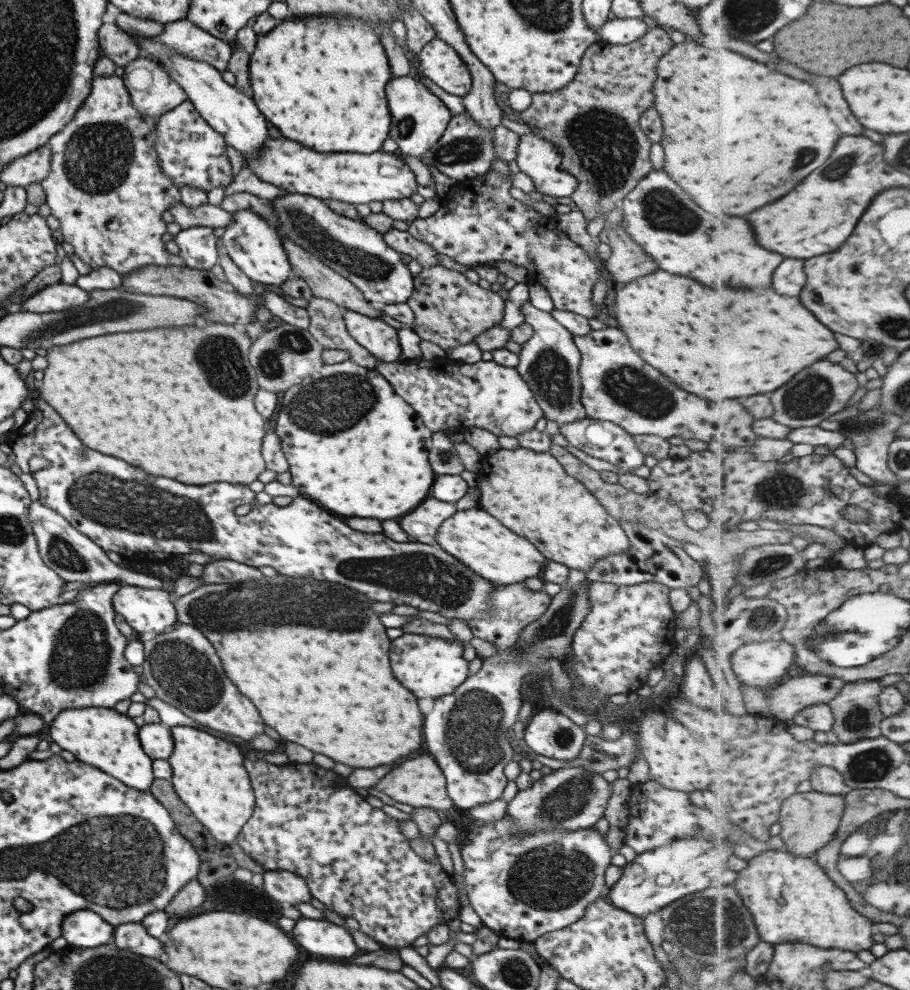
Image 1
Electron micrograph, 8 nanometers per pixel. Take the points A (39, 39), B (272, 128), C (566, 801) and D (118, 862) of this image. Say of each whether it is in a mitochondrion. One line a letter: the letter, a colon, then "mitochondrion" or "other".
A: mitochondrion
B: other
C: mitochondrion
D: mitochondrion

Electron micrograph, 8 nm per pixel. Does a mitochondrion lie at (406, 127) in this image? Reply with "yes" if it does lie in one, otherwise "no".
yes

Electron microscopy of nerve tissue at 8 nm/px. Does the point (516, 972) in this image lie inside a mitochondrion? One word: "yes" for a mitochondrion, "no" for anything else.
yes

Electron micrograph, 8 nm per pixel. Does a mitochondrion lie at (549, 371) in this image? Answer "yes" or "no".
yes

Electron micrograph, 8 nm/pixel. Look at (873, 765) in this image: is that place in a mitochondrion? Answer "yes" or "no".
yes

